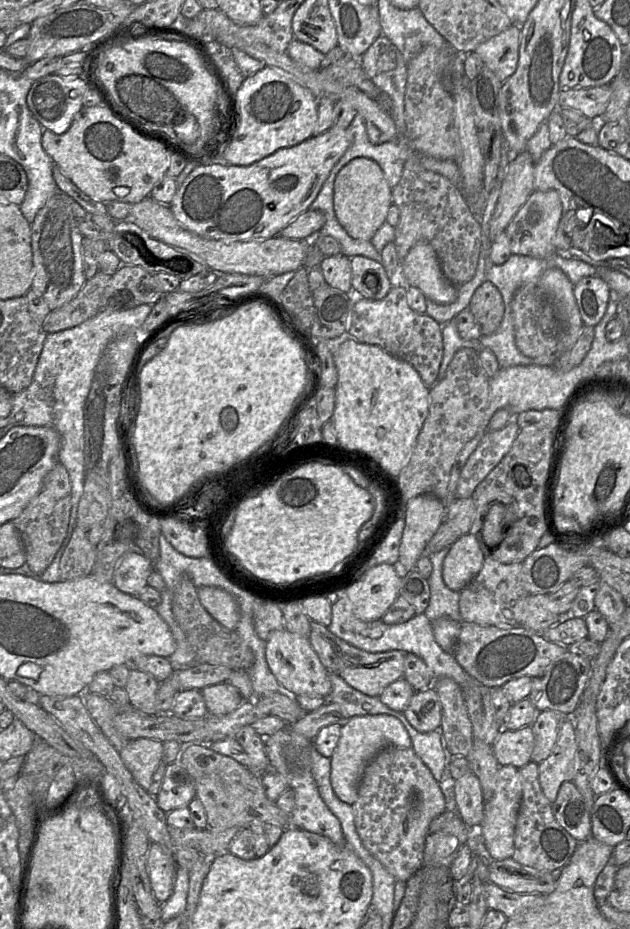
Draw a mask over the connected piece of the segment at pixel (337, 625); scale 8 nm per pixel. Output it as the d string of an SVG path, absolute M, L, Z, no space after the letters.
M346 593L332 605L332 620L328 629L338 638L350 645L370 653L380 653L391 650L402 650L422 658L433 671L436 678L448 677L453 679L462 689L467 681L467 672L459 665L454 655L444 651L435 640L432 622L425 614L417 614L412 619L401 624L389 625L382 620L365 622L353 612Z

